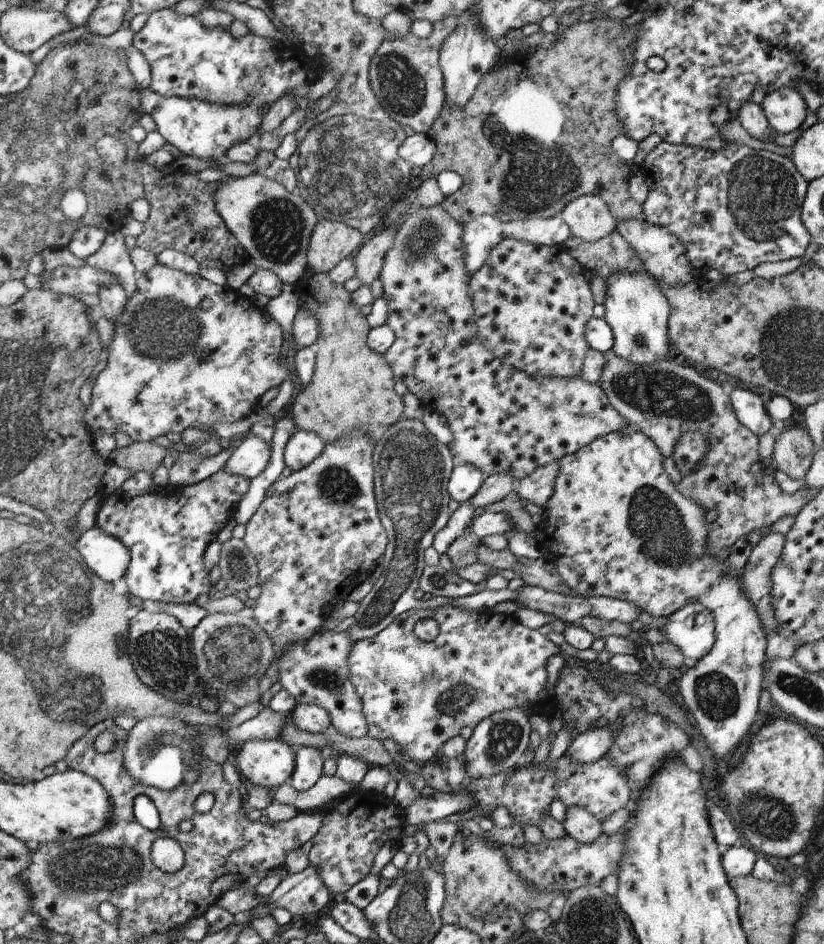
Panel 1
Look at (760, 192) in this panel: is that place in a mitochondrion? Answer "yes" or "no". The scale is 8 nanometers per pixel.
yes

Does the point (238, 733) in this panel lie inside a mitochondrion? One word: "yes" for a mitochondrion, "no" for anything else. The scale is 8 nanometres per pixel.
no

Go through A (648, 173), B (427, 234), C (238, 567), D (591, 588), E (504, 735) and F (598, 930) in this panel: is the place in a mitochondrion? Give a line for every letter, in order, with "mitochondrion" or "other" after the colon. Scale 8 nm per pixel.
A: other
B: mitochondrion
C: mitochondrion
D: other
E: mitochondrion
F: mitochondrion

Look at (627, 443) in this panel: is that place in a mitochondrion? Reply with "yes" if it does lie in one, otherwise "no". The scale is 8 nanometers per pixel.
no

